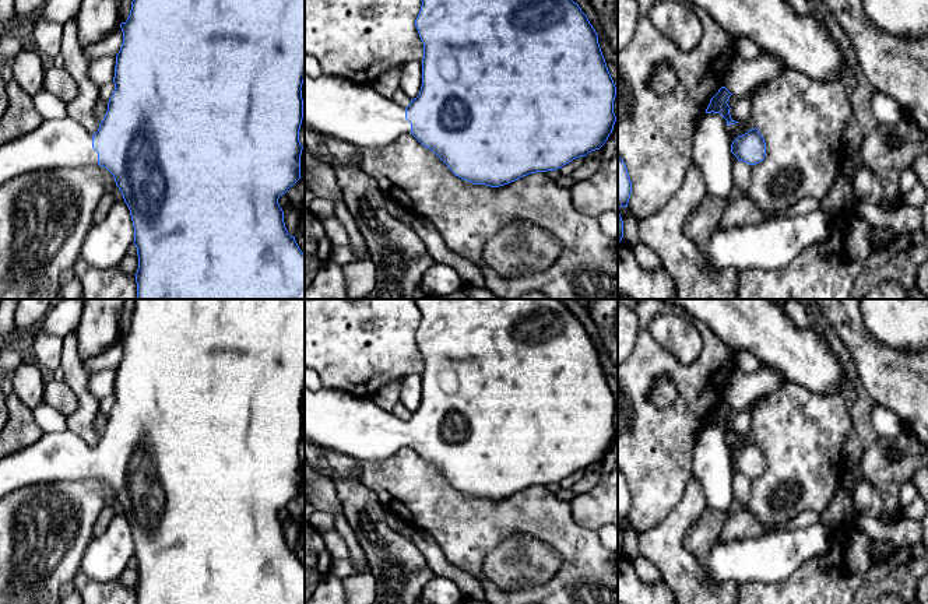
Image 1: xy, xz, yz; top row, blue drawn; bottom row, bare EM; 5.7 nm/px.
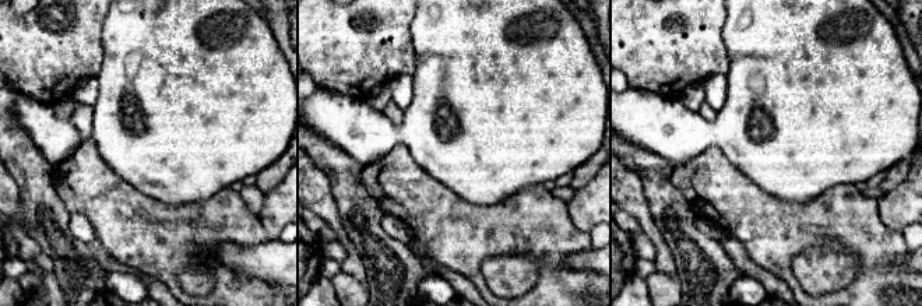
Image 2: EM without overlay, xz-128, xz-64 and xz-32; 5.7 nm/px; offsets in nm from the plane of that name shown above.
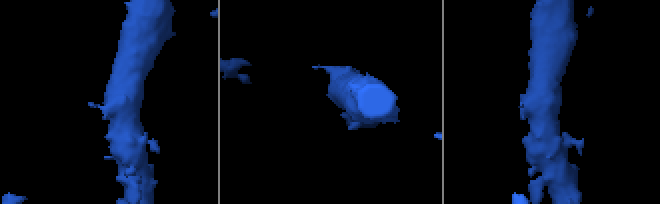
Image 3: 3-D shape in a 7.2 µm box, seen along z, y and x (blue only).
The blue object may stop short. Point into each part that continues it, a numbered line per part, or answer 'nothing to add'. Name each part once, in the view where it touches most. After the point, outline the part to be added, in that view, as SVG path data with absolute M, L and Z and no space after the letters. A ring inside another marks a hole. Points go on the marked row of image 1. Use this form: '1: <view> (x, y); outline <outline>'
1: xy (64, 143); outline M66 116L0 145L0 186L35 171L98 165L92 134Z

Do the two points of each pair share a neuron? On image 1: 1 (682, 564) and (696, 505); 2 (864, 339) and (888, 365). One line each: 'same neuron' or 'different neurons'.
1: same neuron
2: same neuron

